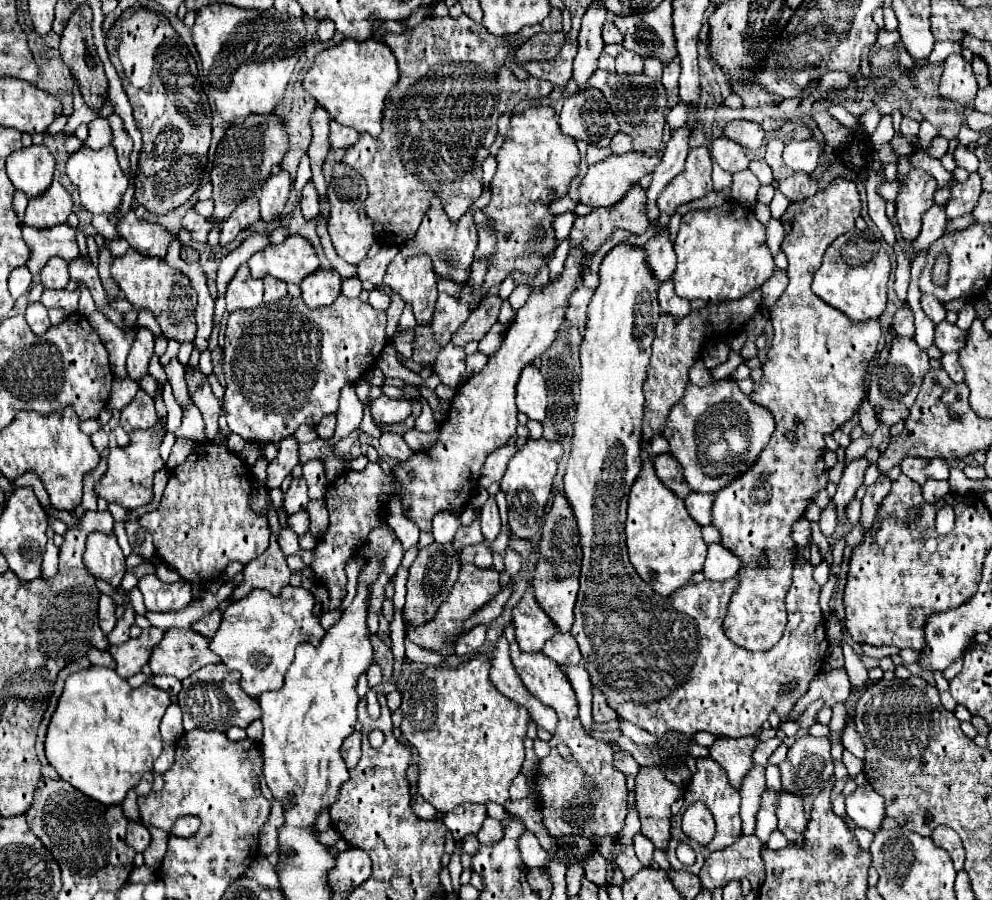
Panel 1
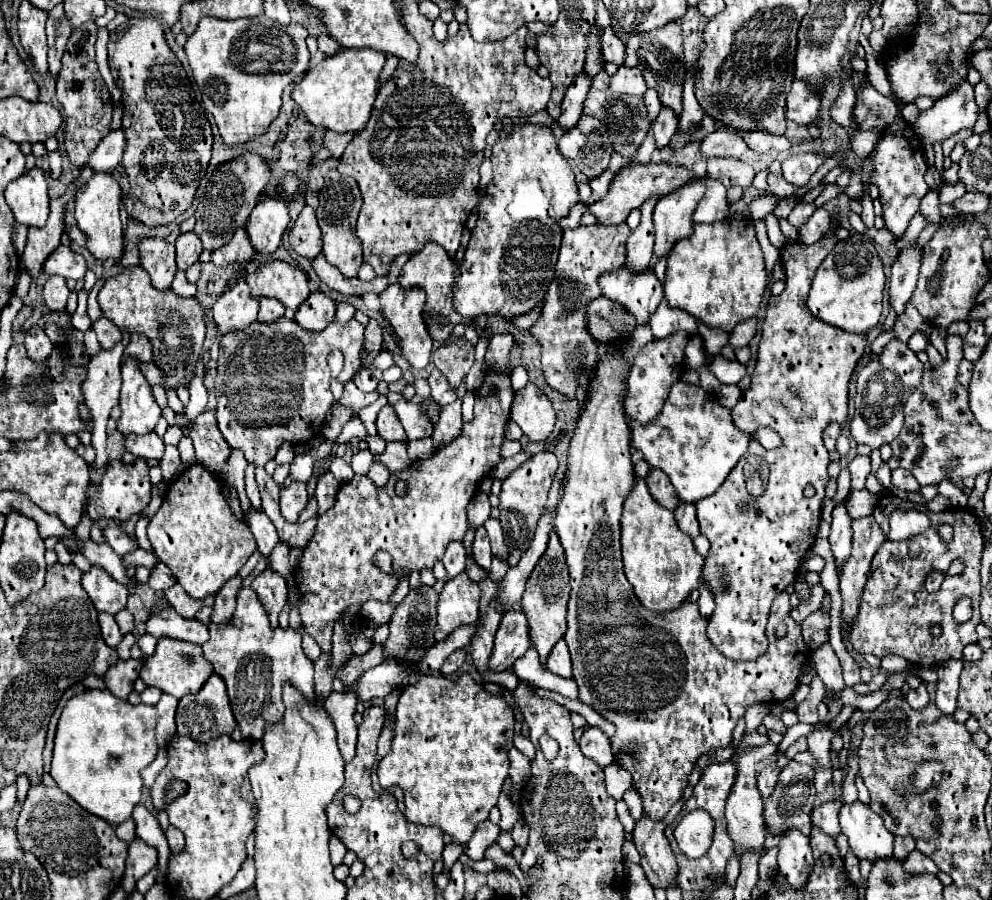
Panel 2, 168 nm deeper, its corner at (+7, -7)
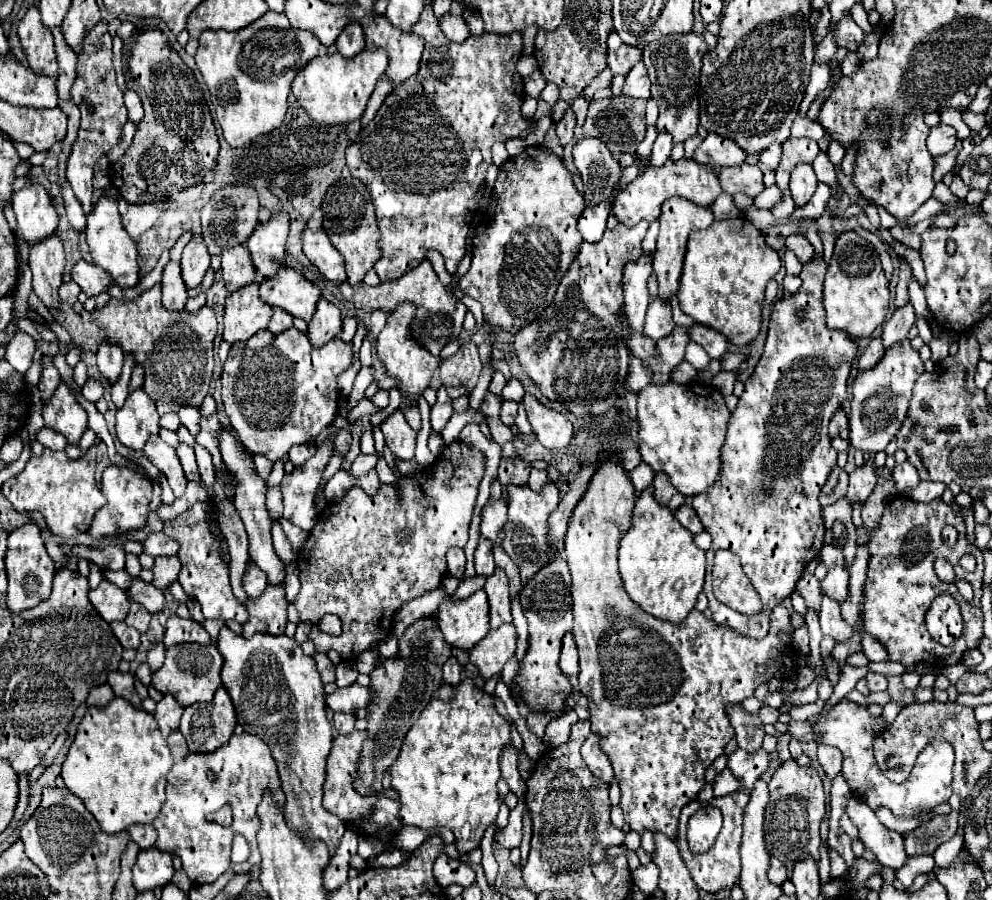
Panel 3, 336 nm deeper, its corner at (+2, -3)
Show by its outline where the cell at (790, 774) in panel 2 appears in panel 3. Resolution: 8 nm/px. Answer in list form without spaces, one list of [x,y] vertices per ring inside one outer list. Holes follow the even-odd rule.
[[[793,759],[785,761],[769,781],[769,803],[765,807],[765,845],[771,857],[777,857],[783,865],[811,857],[819,863],[819,823],[825,815],[825,793],[821,777],[813,767],[799,767]]]

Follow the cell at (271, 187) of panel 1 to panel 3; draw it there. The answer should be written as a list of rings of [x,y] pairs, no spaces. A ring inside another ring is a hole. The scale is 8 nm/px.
[[[285,213],[273,215],[267,223],[259,223],[247,241],[255,271],[263,279],[271,279],[283,267],[285,239],[289,233],[289,217]]]

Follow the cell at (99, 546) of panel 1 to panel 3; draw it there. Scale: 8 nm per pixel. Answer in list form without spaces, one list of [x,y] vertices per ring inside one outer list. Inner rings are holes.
[[[103,581],[97,589],[89,591],[89,601],[107,623],[123,621],[127,617],[129,611],[127,593],[121,591],[111,581]]]

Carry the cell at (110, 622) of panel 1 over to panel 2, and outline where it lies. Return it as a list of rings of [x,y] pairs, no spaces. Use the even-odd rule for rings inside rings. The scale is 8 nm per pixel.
[[[98,613],[98,623],[100,623],[100,631],[102,631],[106,645],[116,647],[122,641],[122,633],[120,633],[114,617],[110,613]]]

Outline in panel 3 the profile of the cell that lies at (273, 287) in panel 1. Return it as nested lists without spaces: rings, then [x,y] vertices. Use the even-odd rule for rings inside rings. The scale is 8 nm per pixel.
[[[273,311],[273,317],[271,317],[271,323],[269,323],[269,331],[273,335],[279,335],[287,329],[293,327],[293,317],[287,315],[285,311]]]

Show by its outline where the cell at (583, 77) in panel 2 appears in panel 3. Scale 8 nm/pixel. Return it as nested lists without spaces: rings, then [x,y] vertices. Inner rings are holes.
[[[569,109],[569,111],[565,113],[565,117],[557,123],[557,137],[559,137],[561,147],[565,147],[565,145],[573,139],[573,129],[575,129],[575,115],[573,115],[573,111]]]

